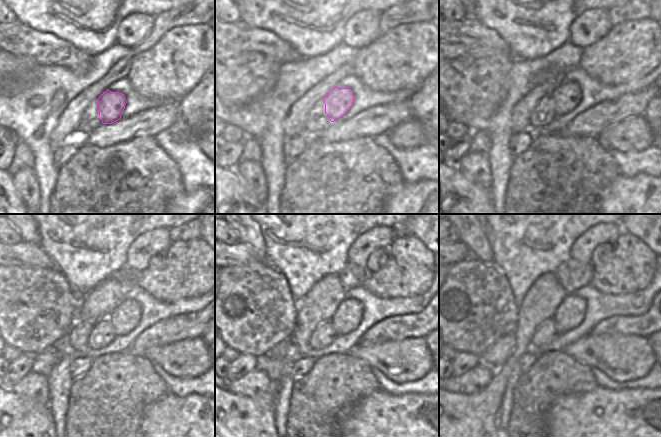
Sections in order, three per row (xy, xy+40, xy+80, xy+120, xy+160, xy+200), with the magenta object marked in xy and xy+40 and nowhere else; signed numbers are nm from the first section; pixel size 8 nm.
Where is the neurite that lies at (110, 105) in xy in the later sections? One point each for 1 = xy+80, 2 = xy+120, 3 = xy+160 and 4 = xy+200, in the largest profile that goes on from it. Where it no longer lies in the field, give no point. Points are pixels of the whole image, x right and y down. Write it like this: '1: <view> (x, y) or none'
1: xy+80 (566, 97)
2: xy+120 (124, 318)
3: xy+160 (348, 315)
4: xy+200 (570, 314)

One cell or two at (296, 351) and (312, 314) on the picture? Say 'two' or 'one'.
one

